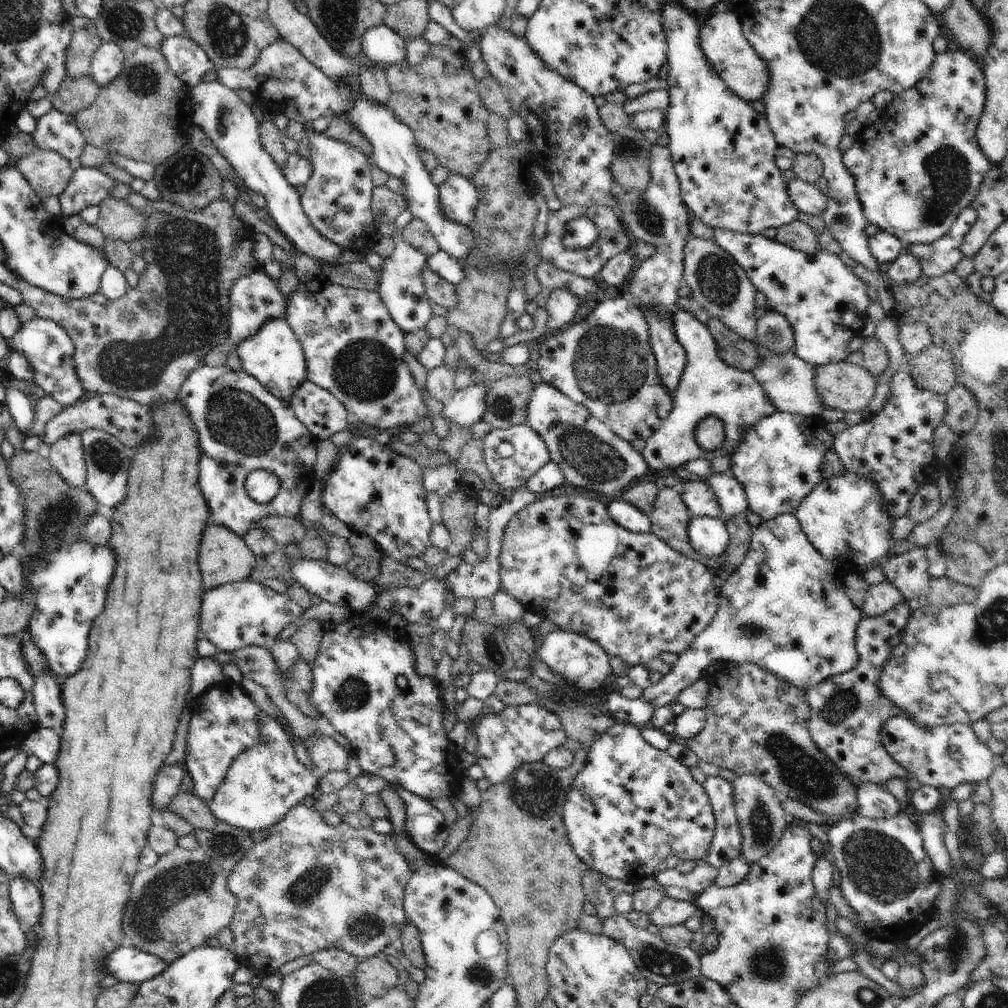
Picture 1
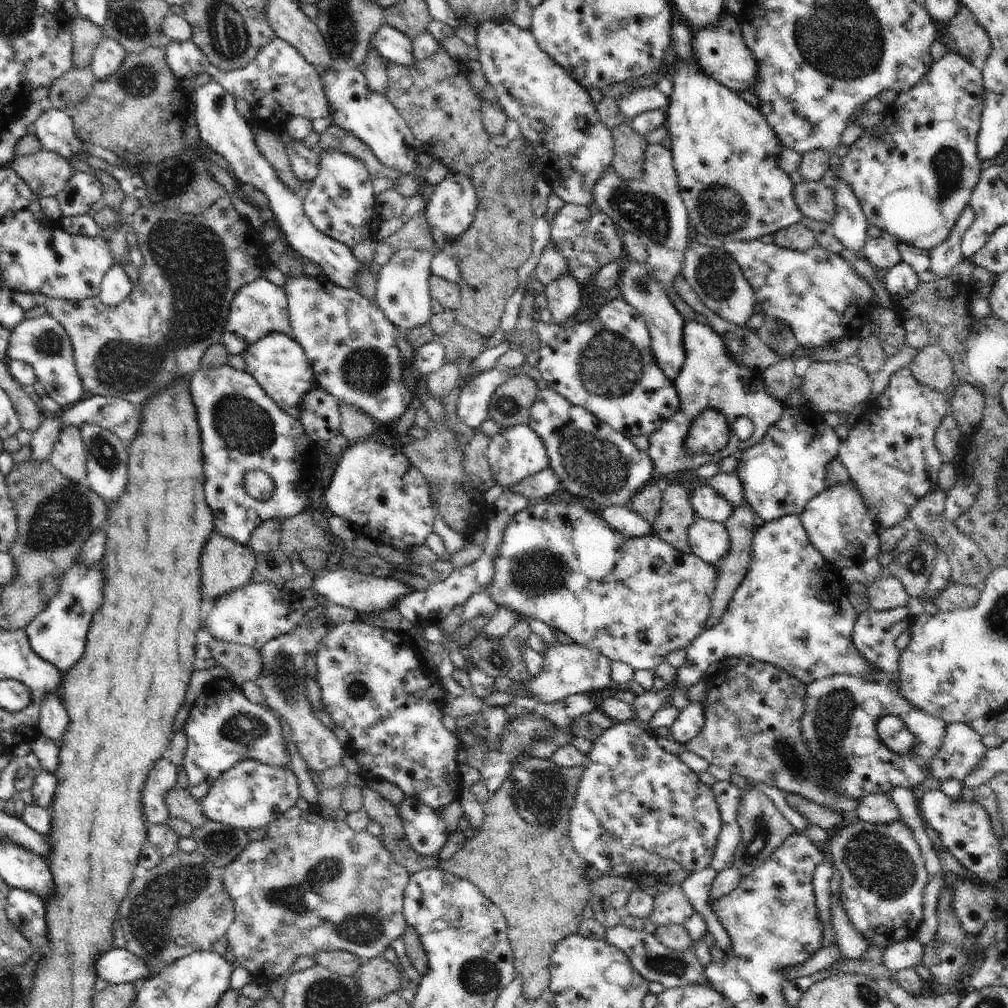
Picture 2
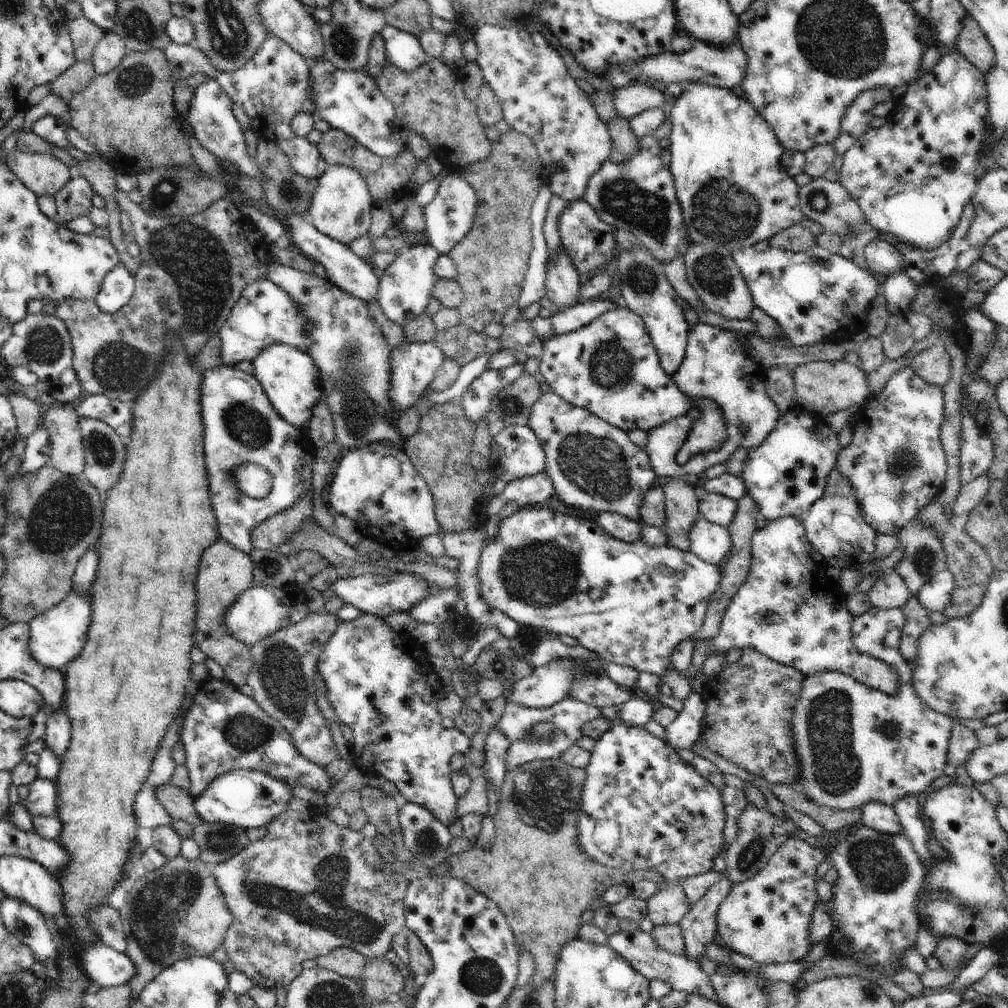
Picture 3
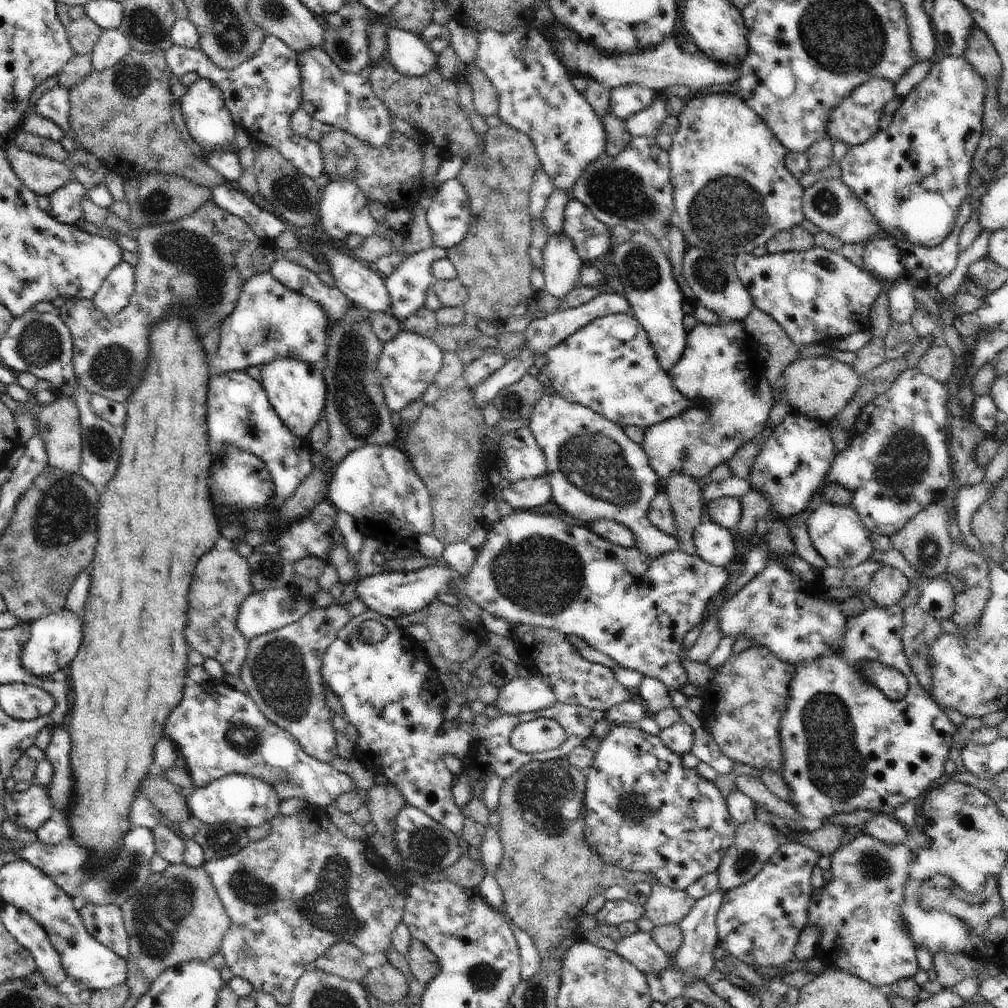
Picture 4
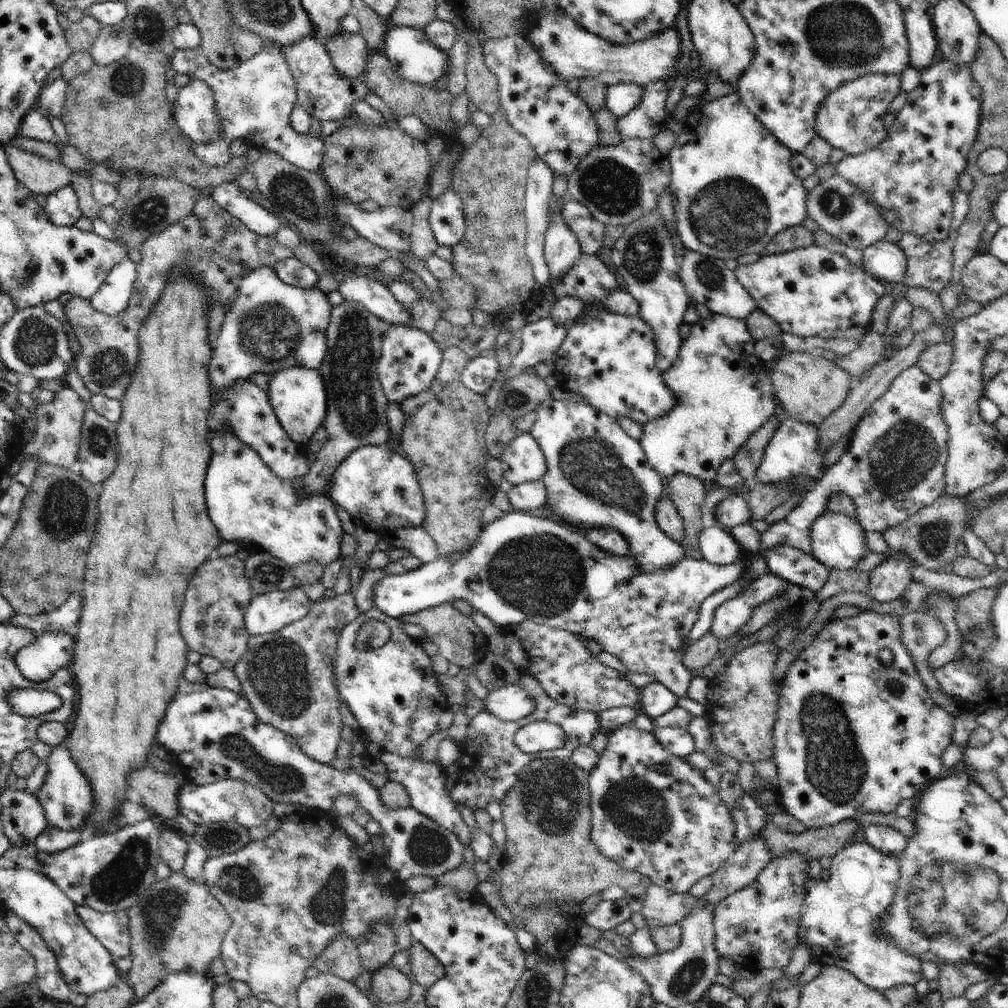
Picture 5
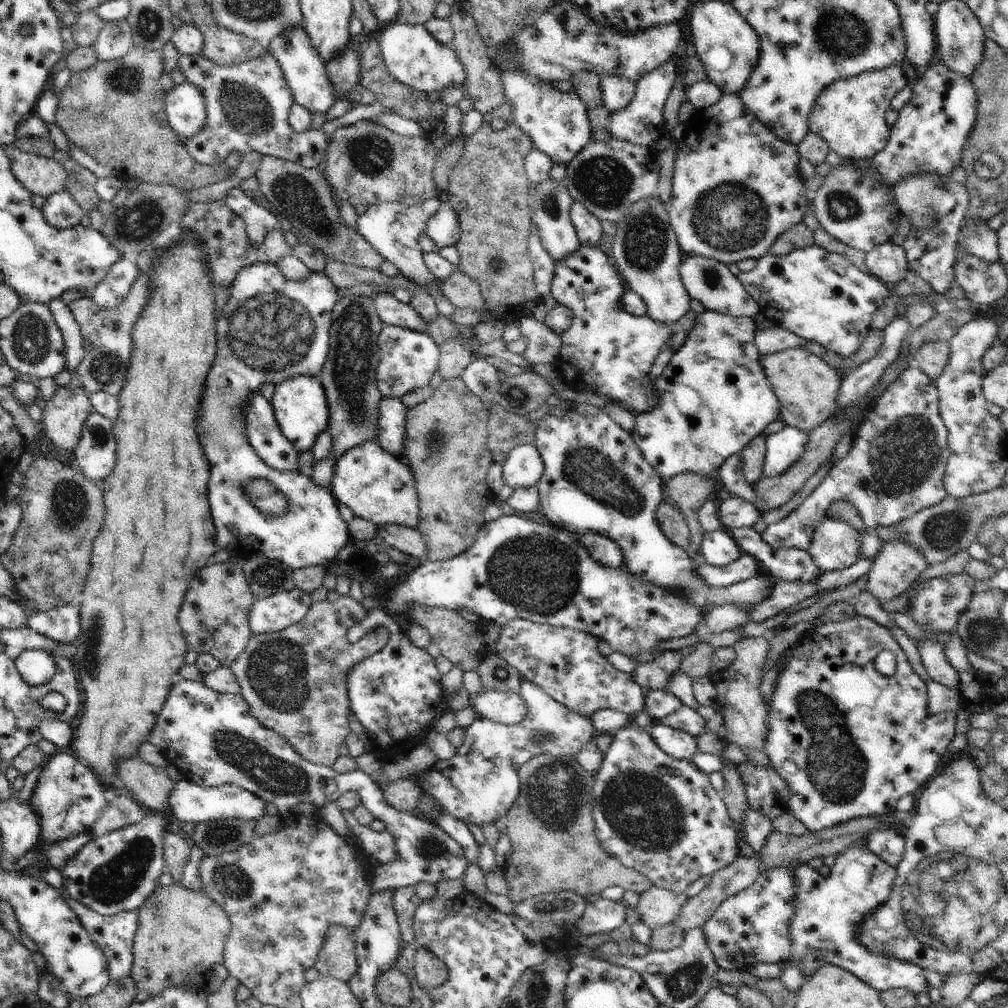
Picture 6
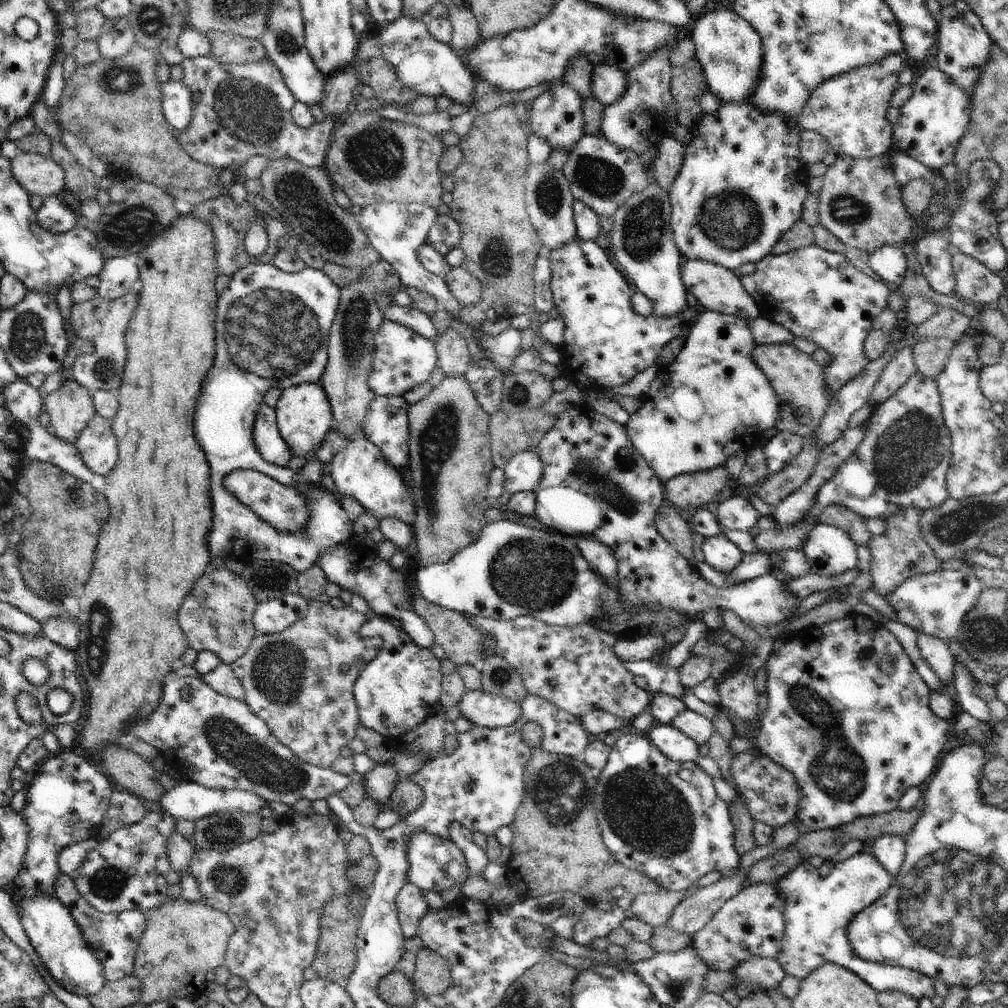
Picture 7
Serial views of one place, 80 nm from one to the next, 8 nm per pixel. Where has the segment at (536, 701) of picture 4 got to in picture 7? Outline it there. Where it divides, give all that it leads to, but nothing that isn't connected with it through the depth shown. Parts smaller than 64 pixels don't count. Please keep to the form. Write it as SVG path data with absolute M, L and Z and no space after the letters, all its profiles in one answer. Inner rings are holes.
M476 689L466 691L459 702L461 716L465 716L473 725L495 729L503 726L510 726L516 722L522 714L521 705L506 697L490 694L485 690Z

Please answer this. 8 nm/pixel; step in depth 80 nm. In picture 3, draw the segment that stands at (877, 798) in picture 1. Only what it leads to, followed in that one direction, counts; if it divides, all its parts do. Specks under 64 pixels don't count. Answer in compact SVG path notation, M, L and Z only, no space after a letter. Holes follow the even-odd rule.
M869 802L861 806L862 811L860 824L871 828L880 834L902 835L904 827L900 824L895 810L884 803Z

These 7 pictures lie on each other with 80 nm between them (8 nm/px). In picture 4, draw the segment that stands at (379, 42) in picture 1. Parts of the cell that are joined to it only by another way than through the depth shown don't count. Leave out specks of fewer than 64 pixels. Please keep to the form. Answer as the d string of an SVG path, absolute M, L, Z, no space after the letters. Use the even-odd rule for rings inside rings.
M396 27L387 30L386 58L409 77L423 77L438 66L438 55L421 34Z

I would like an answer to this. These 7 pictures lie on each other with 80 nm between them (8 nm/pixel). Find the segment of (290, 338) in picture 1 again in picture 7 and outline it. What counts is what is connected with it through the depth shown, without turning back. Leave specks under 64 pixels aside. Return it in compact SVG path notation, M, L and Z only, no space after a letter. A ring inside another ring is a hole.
M306 383L283 390L275 407L275 413L280 434L293 456L300 456L307 461L314 460L335 422L331 404L323 386L319 383Z

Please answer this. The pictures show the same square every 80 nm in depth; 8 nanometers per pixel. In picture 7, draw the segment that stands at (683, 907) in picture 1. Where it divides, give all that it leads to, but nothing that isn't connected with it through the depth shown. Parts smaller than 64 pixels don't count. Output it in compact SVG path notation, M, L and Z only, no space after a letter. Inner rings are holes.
M663 890L660 893L640 893L634 896L630 912L650 926L666 925L680 901L688 897L689 890Z

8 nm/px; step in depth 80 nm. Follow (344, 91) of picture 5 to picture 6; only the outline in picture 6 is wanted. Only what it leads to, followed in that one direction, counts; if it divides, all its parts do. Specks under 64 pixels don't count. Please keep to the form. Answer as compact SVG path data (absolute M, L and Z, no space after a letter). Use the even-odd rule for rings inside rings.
M290 28L290 30L278 34L266 47L278 60L288 86L294 92L295 103L304 106L312 114L320 113L326 116L336 100L340 99L340 96L336 96L336 92L330 84L326 62L320 58L320 54L312 46L312 42L303 28Z

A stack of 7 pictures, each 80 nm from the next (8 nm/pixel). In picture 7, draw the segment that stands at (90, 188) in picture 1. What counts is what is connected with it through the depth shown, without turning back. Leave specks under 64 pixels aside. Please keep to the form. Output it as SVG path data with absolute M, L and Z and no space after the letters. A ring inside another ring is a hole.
M57 196L47 197L36 213L39 225L52 234L59 235L77 226L80 212L73 211Z

